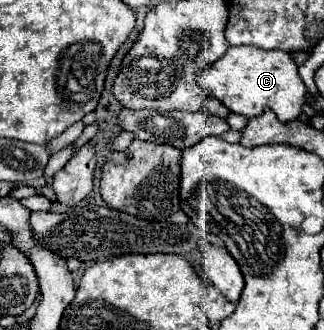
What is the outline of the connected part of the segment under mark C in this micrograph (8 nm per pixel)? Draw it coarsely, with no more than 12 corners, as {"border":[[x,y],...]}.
{"border":[[228,47],[198,77],[248,119],[302,115],[308,89],[290,53]]}

